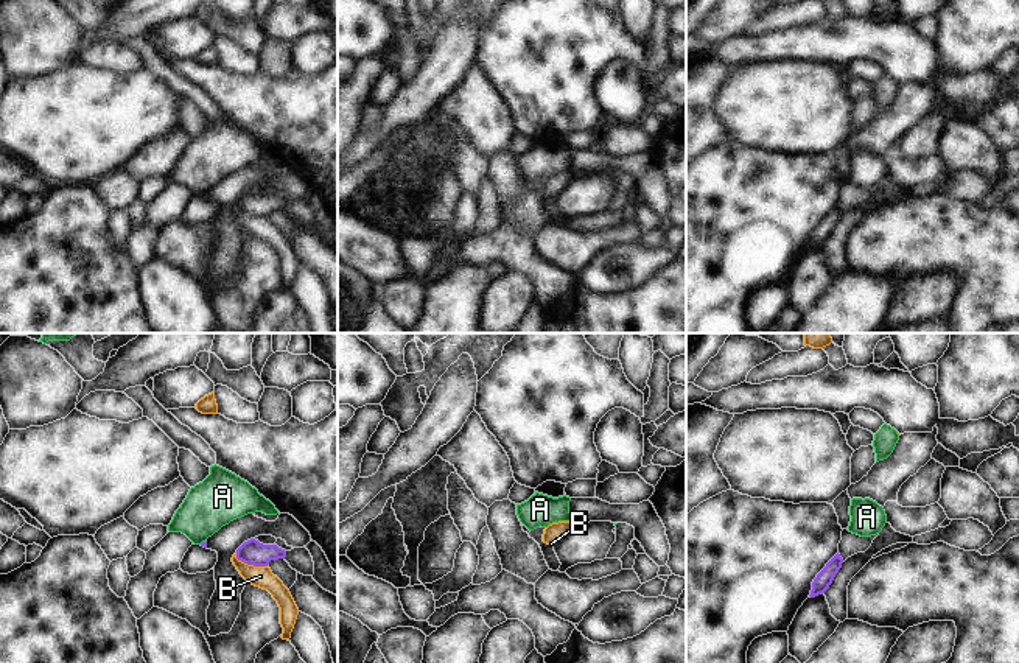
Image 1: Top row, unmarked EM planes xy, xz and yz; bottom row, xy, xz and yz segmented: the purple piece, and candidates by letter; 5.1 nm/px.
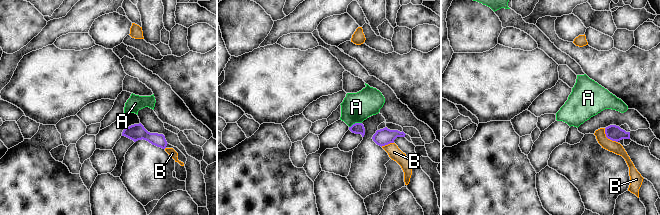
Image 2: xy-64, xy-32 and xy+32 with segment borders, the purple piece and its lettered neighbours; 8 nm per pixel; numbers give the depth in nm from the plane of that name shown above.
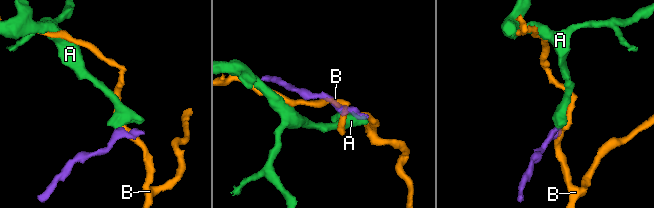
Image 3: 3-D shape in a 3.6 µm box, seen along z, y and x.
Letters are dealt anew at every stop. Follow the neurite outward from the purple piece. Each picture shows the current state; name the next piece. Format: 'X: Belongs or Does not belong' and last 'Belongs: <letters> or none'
A: Does not belong
B: Does not belong
Belongs: none

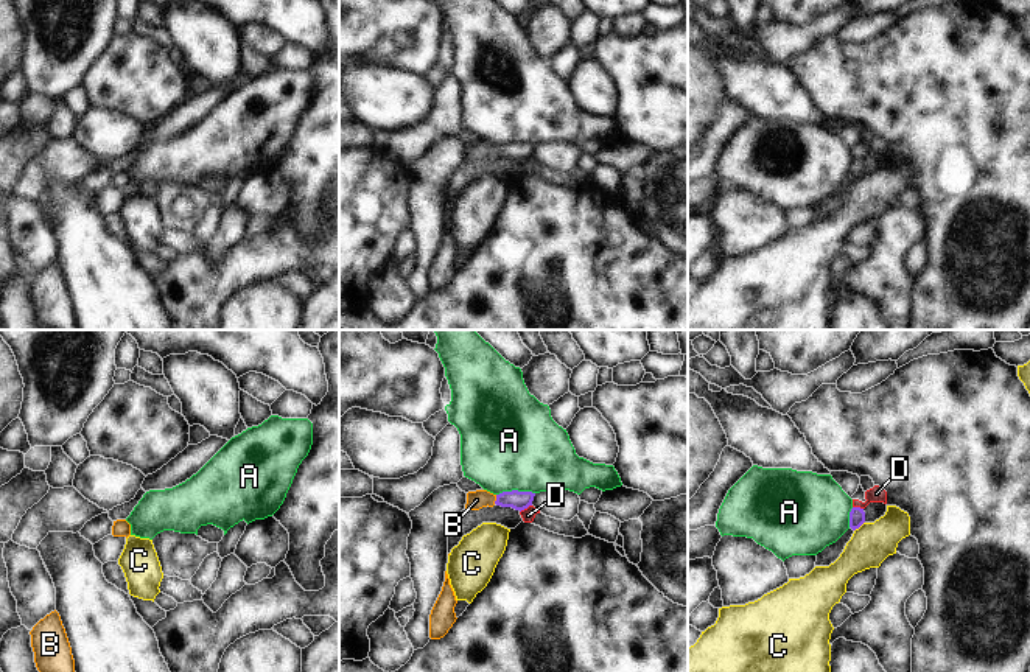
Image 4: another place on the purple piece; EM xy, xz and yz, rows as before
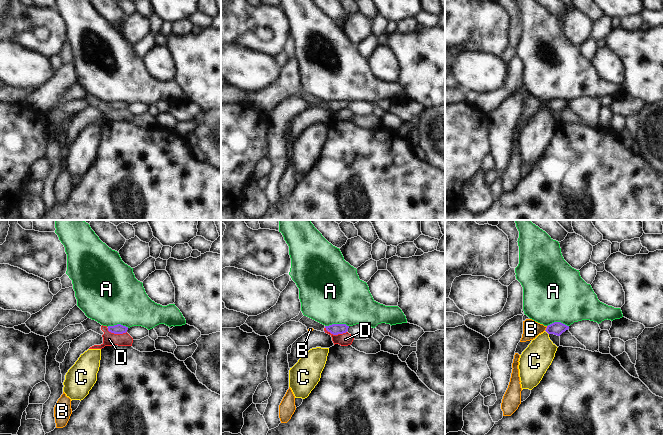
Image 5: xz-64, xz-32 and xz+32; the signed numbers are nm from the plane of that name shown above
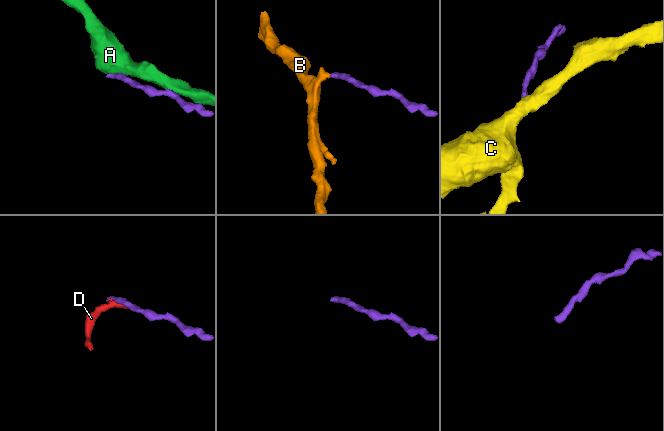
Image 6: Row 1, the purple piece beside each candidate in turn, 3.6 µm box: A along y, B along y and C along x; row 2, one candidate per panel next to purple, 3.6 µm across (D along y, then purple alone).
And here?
A: Does not belong
B: Belongs
C: Does not belong
D: Does not belong
Belongs: B

